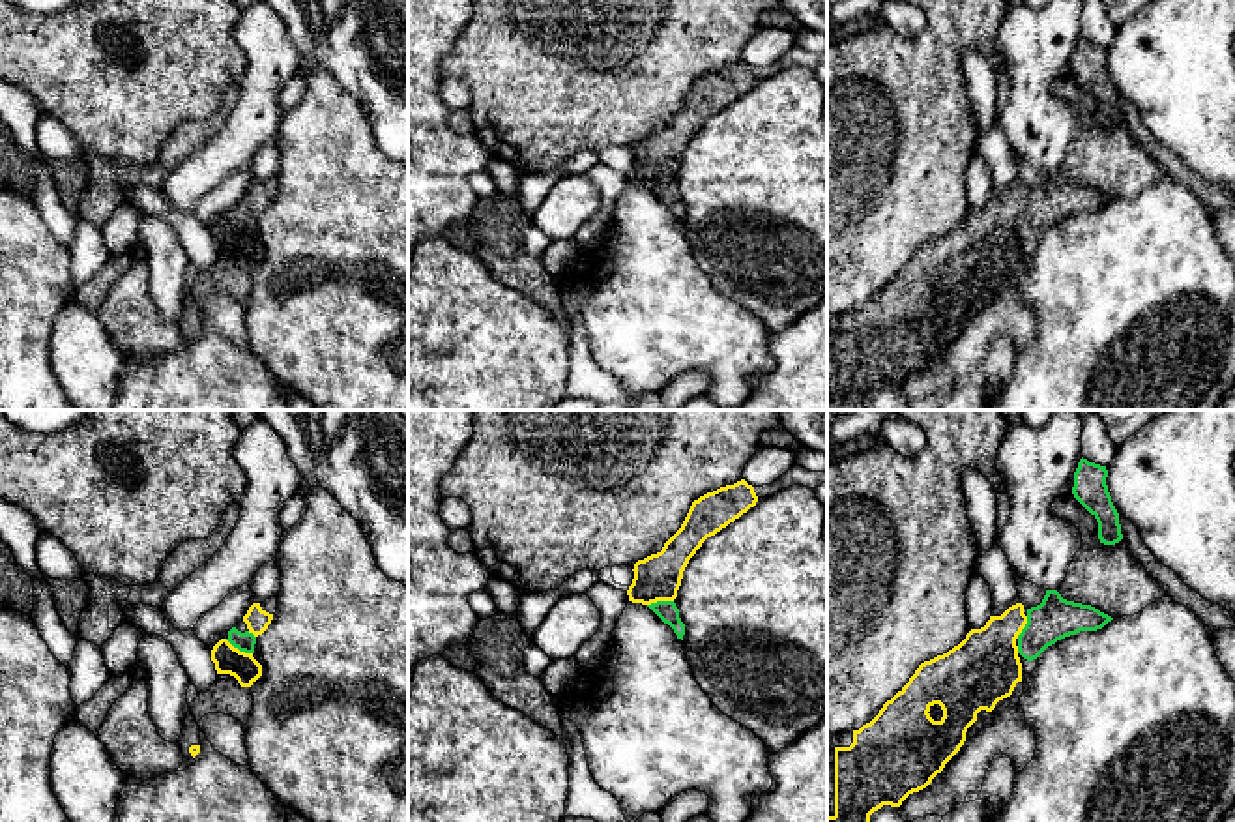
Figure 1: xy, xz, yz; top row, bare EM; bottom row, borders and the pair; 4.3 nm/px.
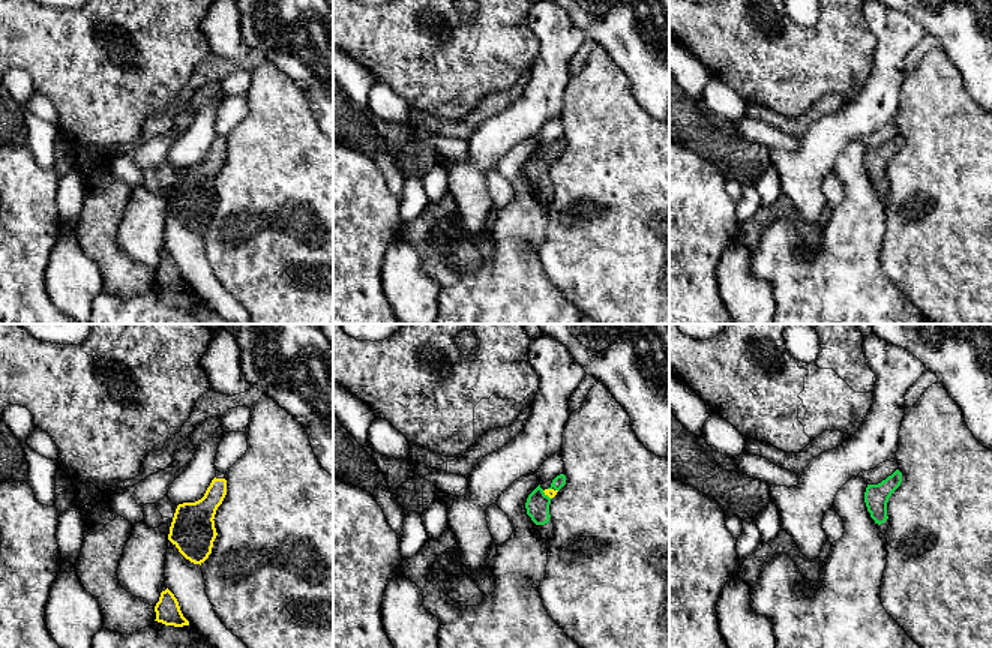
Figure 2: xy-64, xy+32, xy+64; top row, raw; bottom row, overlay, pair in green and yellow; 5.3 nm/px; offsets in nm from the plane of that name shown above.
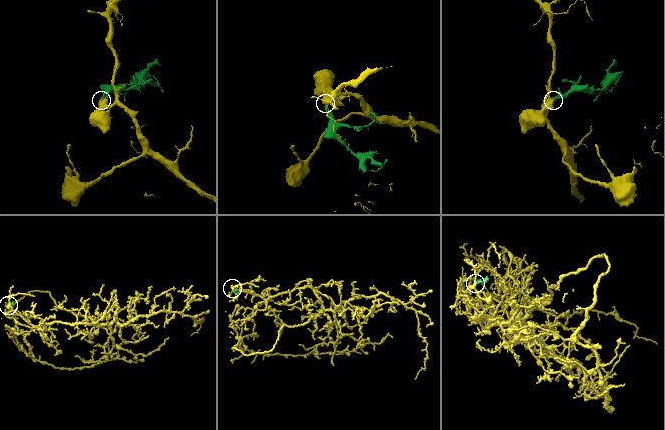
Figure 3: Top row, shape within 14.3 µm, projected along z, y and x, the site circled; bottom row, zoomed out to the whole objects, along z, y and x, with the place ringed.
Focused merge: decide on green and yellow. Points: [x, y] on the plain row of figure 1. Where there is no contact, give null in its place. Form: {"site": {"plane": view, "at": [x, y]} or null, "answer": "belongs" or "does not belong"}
{"site": {"plane": "xy", "at": [238, 229]}, "answer": "belongs"}

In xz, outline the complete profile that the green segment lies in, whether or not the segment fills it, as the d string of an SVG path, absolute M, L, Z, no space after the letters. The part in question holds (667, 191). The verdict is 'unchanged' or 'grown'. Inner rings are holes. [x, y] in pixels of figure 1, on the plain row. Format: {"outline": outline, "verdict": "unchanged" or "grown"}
{"outline": "M745 60L694 81L681 109L662 131L634 144L634 159L627 170L629 182L647 185L683 221L685 204L674 180L689 140L707 118L739 99L756 82L754 67Z", "verdict": "grown"}

